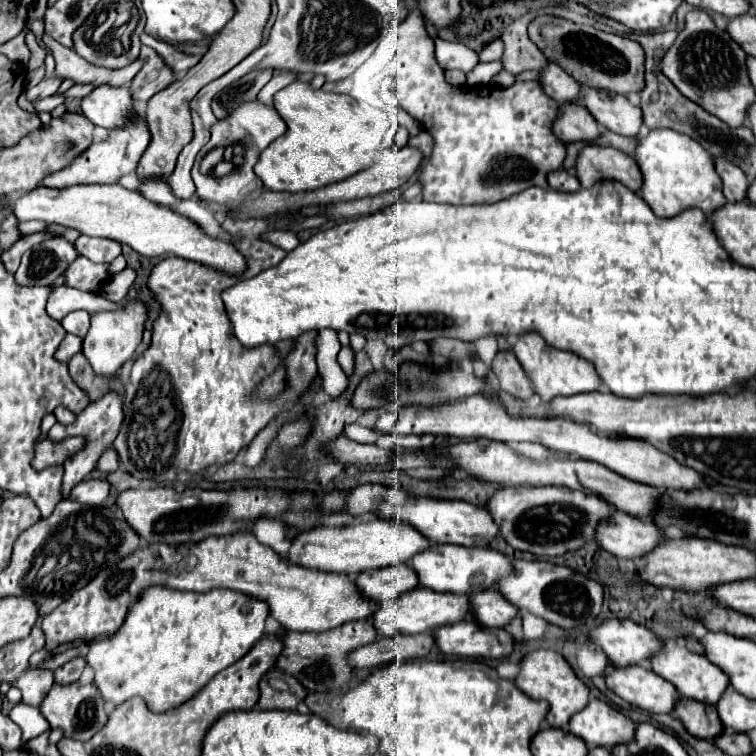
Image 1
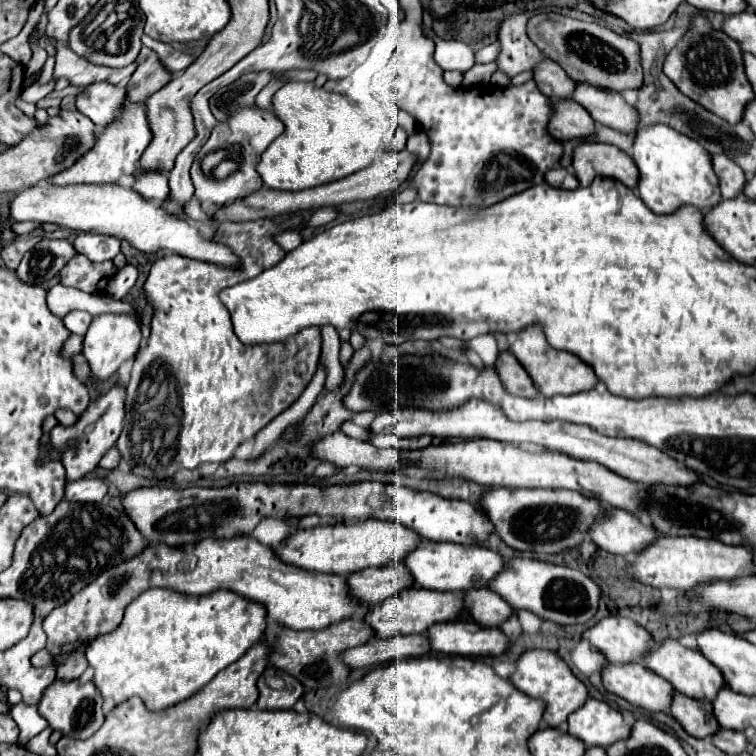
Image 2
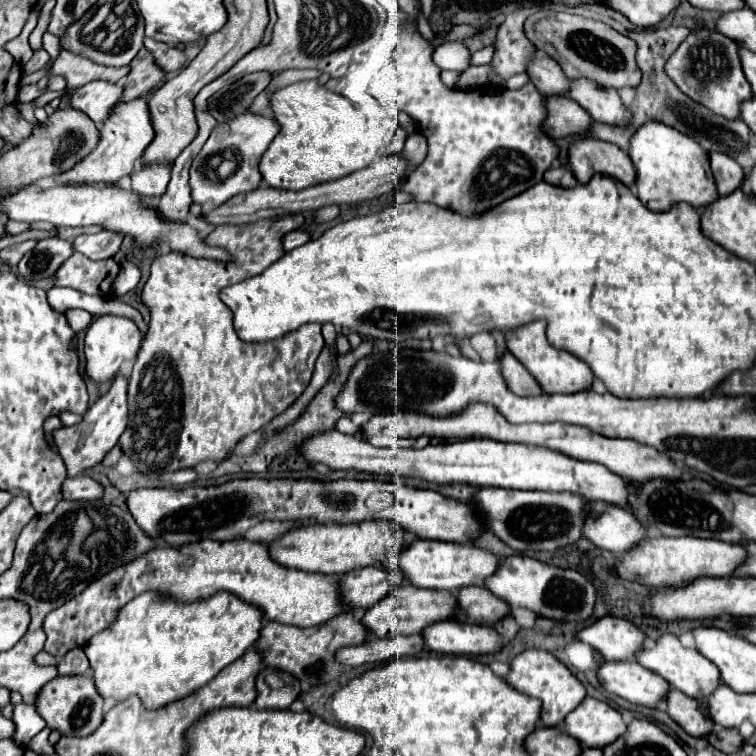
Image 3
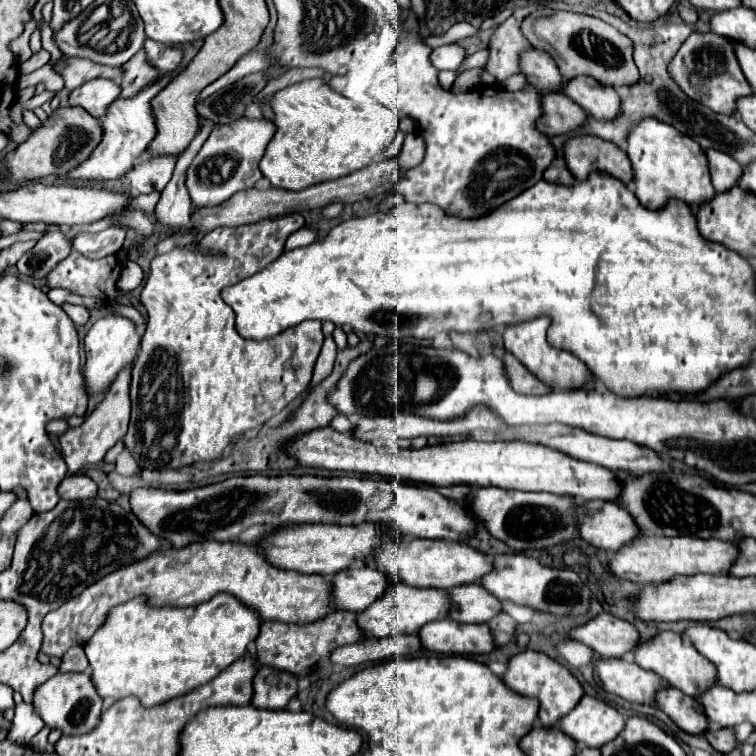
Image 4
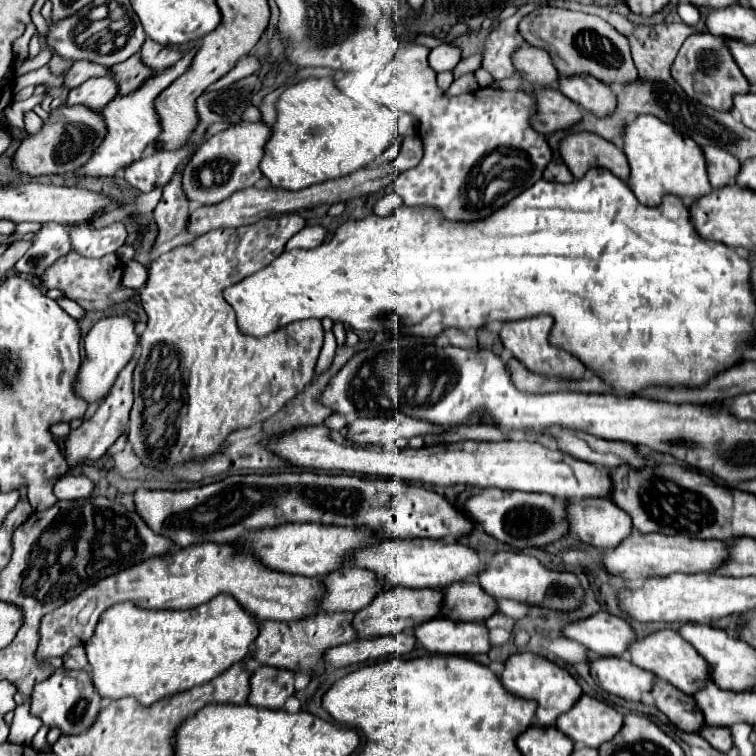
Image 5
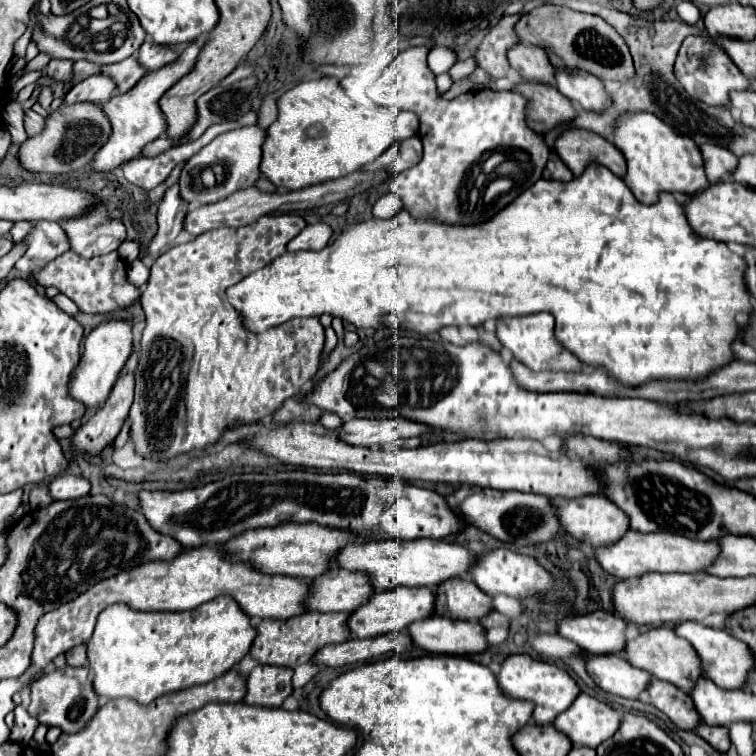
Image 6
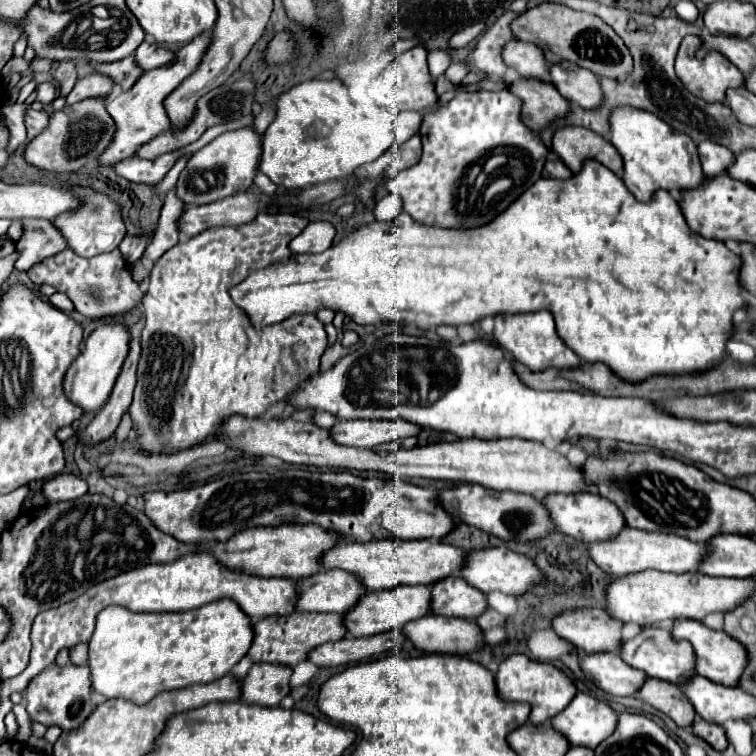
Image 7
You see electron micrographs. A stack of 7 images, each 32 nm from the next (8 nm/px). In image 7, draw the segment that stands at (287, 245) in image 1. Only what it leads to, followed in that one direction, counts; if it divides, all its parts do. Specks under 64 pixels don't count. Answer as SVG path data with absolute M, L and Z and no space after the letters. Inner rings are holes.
M312 222L288 244L288 248L294 254L298 254L298 252L308 252L308 254L324 252L332 244L334 234L336 234L336 230L332 224Z

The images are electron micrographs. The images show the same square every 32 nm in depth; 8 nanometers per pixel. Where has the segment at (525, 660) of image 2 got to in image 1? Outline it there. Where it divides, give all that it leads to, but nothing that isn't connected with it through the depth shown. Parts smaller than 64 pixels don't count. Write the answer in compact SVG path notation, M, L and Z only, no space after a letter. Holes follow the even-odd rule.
M554 650L530 652L520 664L520 674L516 678L516 686L534 700L550 702L550 712L546 716L546 722L552 728L564 728L576 712L586 708L588 694L590 694L590 688L574 674L572 666L564 660L564 656Z

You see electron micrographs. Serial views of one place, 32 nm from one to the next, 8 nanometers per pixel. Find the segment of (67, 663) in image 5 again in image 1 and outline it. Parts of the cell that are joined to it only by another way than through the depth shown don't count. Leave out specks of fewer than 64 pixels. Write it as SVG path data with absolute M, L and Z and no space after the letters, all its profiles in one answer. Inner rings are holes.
M84 658L70 660L68 664L64 664L58 670L54 670L54 684L72 684L72 682L76 682L80 678L84 666L86 666Z

